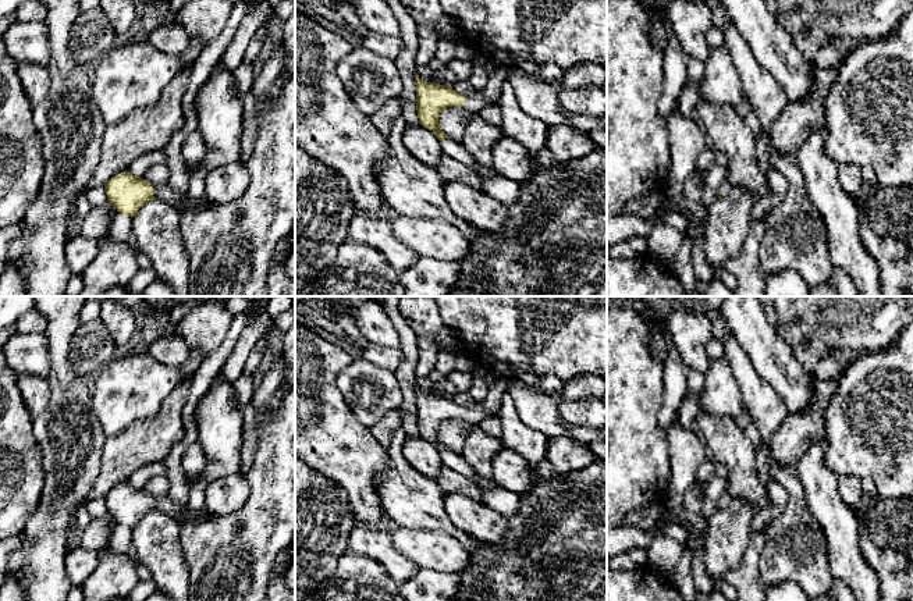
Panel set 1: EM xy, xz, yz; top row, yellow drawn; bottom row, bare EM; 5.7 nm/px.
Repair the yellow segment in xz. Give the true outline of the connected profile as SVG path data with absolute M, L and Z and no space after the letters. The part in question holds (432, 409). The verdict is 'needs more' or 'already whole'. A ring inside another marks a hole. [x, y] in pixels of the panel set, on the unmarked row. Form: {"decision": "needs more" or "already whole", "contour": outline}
{"decision": "needs more", "contour": "M415 385L415 396L419 435L431 441L438 452L447 449L438 440L438 428L443 422L456 417L477 424L489 416L498 416L489 413L479 403L463 408L462 405L456 405L451 396L445 398L436 394L424 394L418 385Z"}

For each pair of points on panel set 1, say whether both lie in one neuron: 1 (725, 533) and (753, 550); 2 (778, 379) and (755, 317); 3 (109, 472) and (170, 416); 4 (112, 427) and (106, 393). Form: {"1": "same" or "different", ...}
{"1": "different", "2": "same", "3": "same", "4": "same"}

